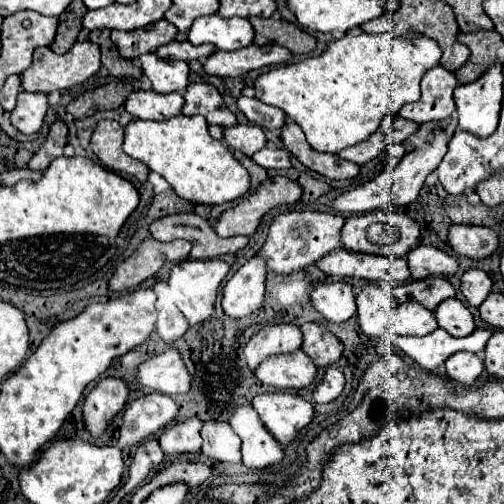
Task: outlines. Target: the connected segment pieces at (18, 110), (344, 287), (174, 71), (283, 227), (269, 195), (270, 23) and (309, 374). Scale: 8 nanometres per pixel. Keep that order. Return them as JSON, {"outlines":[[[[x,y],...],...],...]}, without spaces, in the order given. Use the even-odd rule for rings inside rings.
{"outlines":[[[[21,91],[17,95],[17,105],[11,111],[11,125],[25,135],[39,133],[45,113],[47,113],[47,95]]],[[[327,281],[321,283],[313,293],[311,301],[315,309],[333,323],[343,323],[355,315],[357,303],[353,285],[347,281]]],[[[145,53],[139,61],[143,73],[153,83],[153,91],[157,93],[185,91],[185,87],[189,85],[189,67],[185,61],[165,61],[155,53]]],[[[285,211],[277,215],[269,225],[269,235],[261,249],[267,259],[267,269],[287,275],[307,267],[309,263],[317,263],[321,257],[325,257],[325,253],[341,247],[343,221],[345,219],[341,215],[321,211]]],[[[287,177],[265,179],[257,191],[245,195],[235,207],[223,211],[213,225],[213,231],[221,237],[253,235],[261,217],[279,205],[291,205],[301,197],[303,189]]],[[[249,17],[253,29],[255,29],[255,39],[253,43],[257,45],[267,45],[267,43],[279,43],[281,47],[289,49],[291,53],[303,55],[315,49],[315,37],[305,33],[293,23],[287,23],[283,19],[275,17]]],[[[299,347],[293,353],[279,353],[263,359],[255,369],[255,375],[261,383],[275,389],[303,389],[315,379],[315,365]]]]}

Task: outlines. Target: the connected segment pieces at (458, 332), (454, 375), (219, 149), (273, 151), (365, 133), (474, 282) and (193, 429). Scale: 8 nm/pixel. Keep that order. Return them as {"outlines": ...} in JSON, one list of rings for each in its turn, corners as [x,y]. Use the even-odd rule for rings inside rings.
{"outlines":[[[[445,299],[435,311],[439,327],[453,337],[465,337],[475,331],[475,319],[471,311],[459,299]]],[[[455,353],[453,357],[449,357],[449,361],[445,361],[445,371],[449,379],[461,385],[473,385],[483,369],[483,359],[475,353]]],[[[175,115],[165,121],[141,121],[135,119],[125,125],[123,151],[145,163],[149,171],[159,173],[173,191],[191,201],[203,205],[219,205],[243,197],[249,191],[249,173],[247,169],[229,153],[229,149],[213,139],[207,131],[207,123],[201,115]]],[[[263,147],[261,151],[257,151],[255,155],[251,155],[251,159],[265,167],[265,169],[289,169],[291,161],[289,161],[289,151],[287,149],[277,149],[277,147]]],[[[391,31],[385,33],[345,33],[341,39],[331,41],[319,57],[307,57],[297,63],[287,63],[255,79],[255,97],[267,105],[279,107],[289,119],[293,119],[305,133],[309,145],[317,151],[339,153],[349,145],[365,141],[377,127],[381,127],[387,115],[393,115],[401,105],[417,101],[421,95],[419,83],[425,71],[439,65],[441,49],[433,39],[407,39]]],[[[467,269],[461,275],[461,293],[469,301],[469,305],[479,307],[483,299],[491,291],[491,279],[483,269]]],[[[189,417],[181,423],[171,423],[159,435],[161,449],[169,455],[181,455],[181,453],[195,455],[203,445],[203,439],[199,435],[201,425],[203,421],[199,417]]]]}

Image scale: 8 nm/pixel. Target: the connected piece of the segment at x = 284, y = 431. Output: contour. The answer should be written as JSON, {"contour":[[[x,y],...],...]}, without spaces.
{"contour":[[[261,393],[251,401],[279,443],[289,443],[313,419],[313,405],[295,393]]]}

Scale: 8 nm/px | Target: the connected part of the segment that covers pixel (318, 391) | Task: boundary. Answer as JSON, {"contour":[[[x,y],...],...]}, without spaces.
{"contour":[[[331,365],[331,367],[327,367],[321,383],[315,387],[313,399],[315,399],[315,403],[331,403],[333,399],[337,399],[341,395],[343,387],[345,387],[345,379],[343,379],[341,369]]]}

